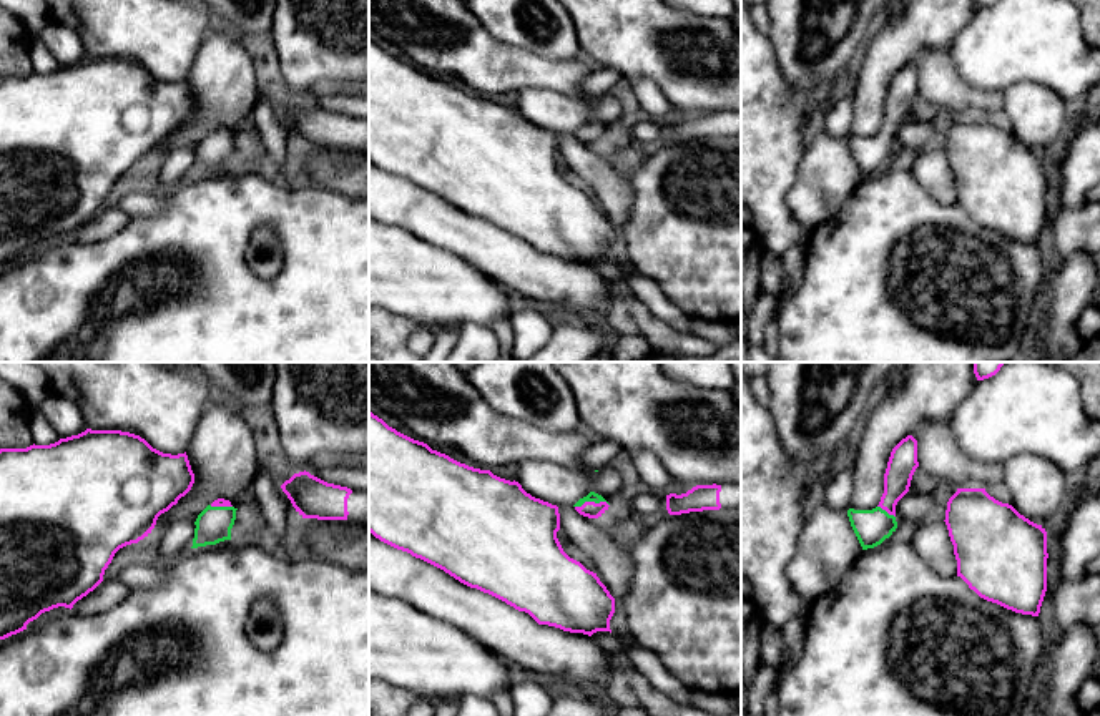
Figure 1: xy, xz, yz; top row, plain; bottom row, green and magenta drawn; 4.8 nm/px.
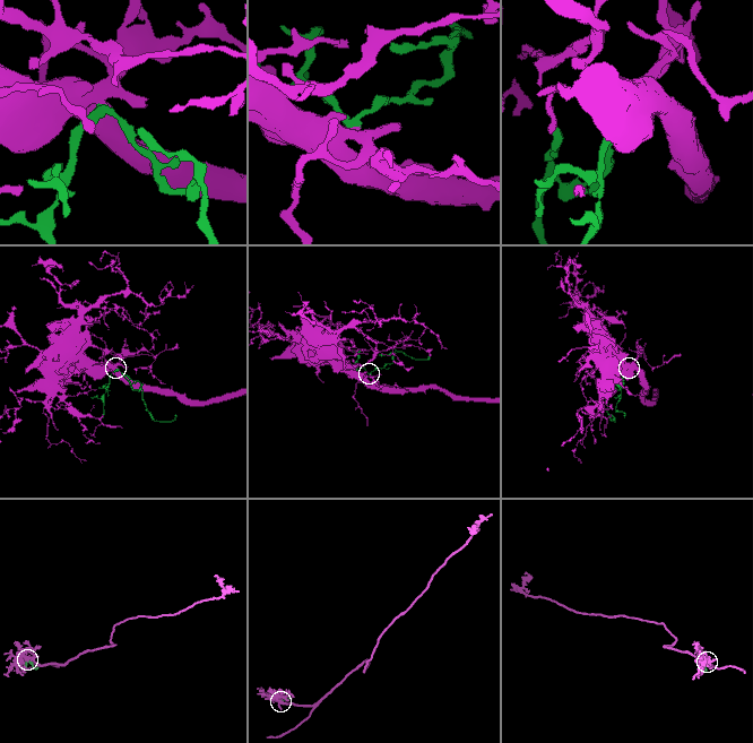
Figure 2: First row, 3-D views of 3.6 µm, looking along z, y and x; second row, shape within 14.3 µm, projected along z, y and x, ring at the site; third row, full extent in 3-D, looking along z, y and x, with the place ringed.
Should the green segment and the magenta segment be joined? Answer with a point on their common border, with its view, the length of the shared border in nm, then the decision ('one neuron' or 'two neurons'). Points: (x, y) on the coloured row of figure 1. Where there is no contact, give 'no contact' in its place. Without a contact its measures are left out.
xz (592, 500) | 170 nm | one neuron

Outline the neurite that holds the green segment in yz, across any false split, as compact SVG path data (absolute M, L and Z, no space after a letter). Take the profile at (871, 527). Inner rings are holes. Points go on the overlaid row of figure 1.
M907 435L891 452L879 505L872 510L847 510L851 527L862 550L881 545L896 532L896 505L909 492L917 467L917 440Z

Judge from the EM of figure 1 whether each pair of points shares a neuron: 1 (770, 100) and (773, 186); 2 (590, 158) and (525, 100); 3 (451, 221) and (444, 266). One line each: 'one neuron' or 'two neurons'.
1: one neuron
2: two neurons
3: two neurons

